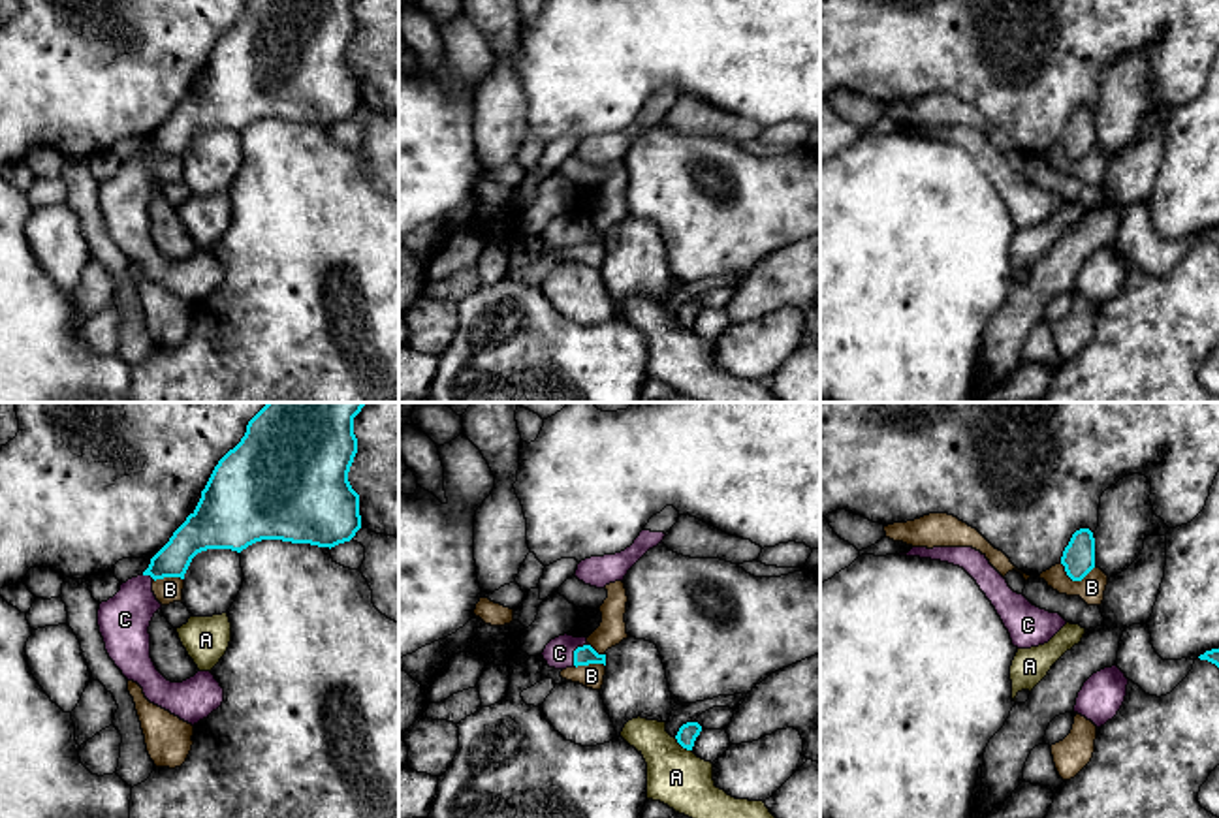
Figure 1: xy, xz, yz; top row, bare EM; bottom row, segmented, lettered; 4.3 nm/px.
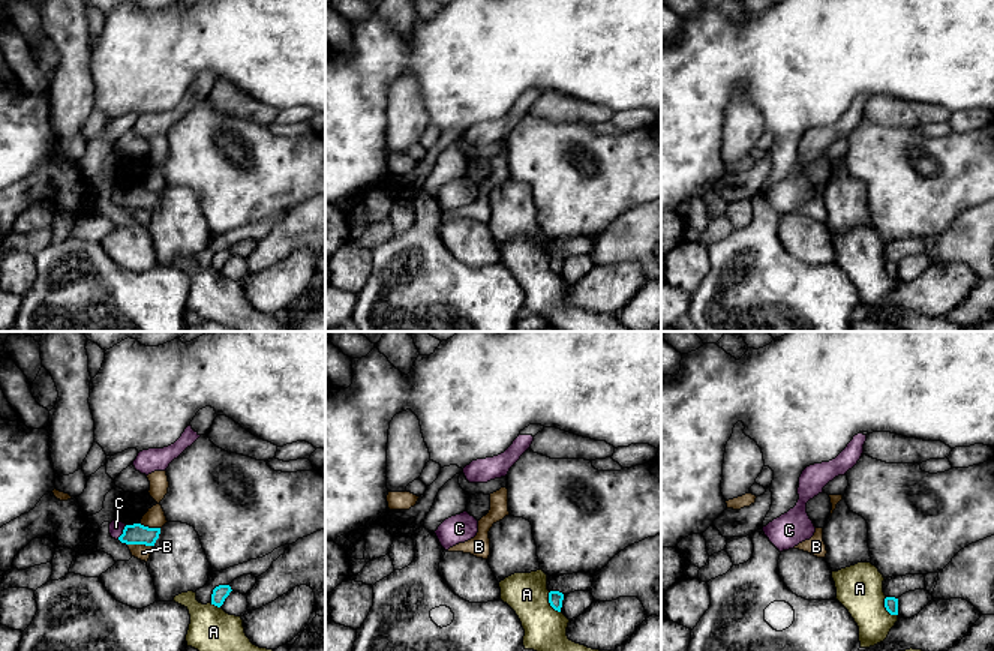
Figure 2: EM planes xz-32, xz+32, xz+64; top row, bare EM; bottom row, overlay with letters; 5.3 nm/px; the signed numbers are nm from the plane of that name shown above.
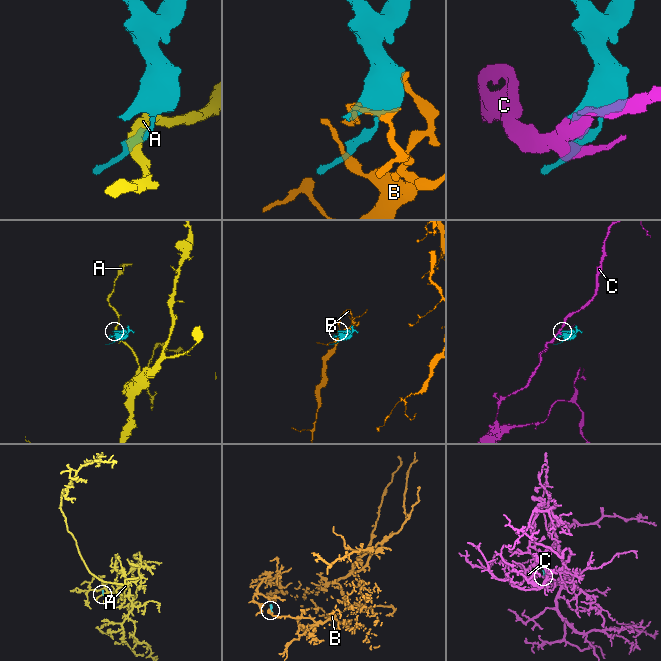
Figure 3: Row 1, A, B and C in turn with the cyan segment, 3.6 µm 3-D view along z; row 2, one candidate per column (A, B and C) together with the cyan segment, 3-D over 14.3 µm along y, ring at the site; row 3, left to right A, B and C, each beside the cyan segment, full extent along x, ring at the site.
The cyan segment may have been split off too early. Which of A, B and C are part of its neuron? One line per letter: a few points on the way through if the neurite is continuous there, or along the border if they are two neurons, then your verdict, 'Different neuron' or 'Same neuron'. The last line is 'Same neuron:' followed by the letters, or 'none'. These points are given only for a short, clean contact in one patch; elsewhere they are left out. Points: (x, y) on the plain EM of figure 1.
A: Boundary: xz (674, 316), (691, 330). Different neuron
B: Boundary: yz (1060, 141), (1073, 158), (1082, 158), (1095, 145). Different neuron
C: Path across: xz (585, 234), (574, 230), (559, 232). Same neuron
Same neuron: C

